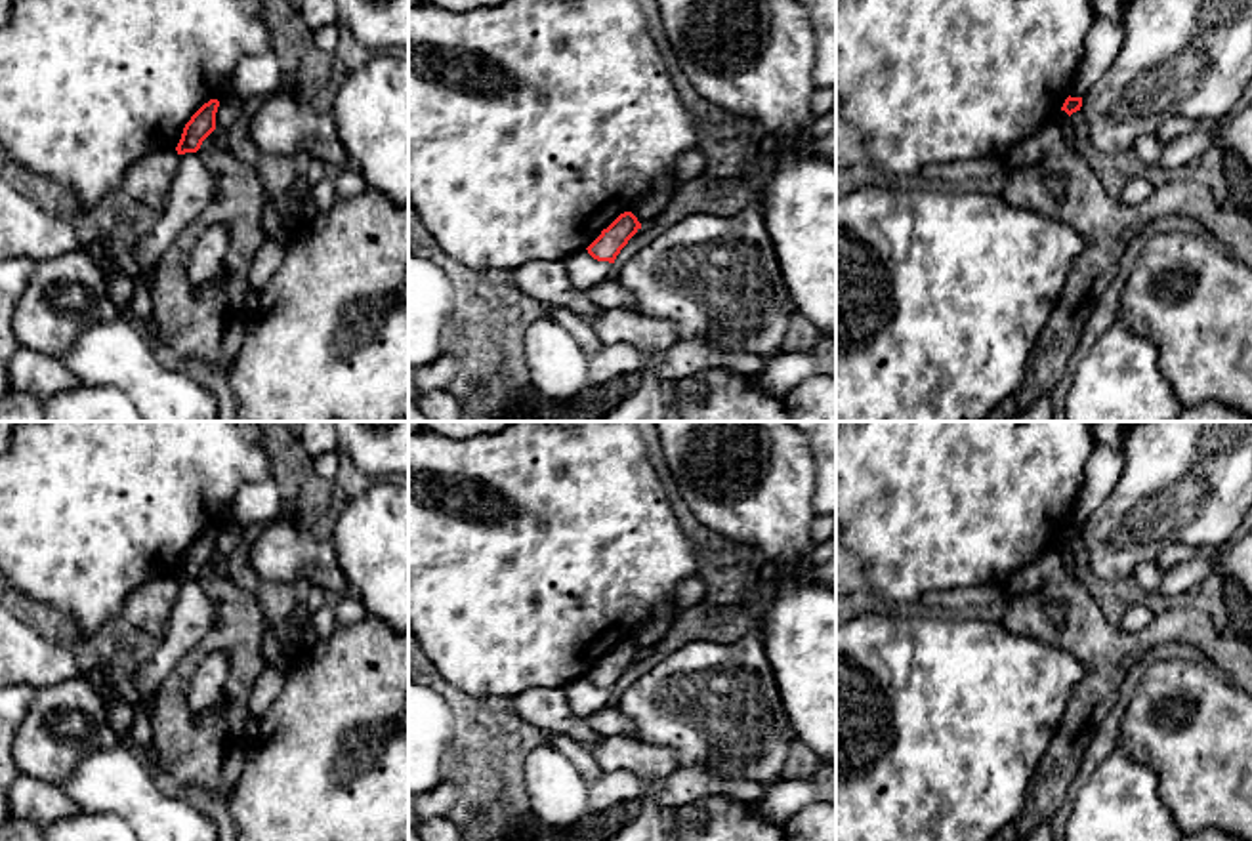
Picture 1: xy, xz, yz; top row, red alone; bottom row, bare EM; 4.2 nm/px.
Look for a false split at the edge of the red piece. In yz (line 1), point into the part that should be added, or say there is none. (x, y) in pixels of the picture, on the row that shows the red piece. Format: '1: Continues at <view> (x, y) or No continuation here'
1: No continuation here

